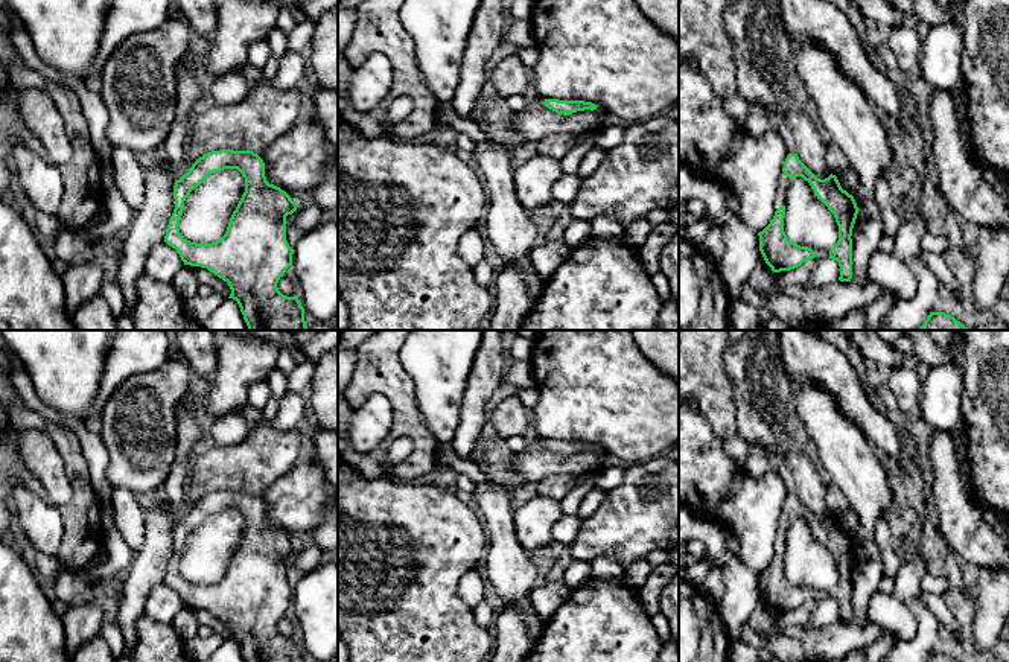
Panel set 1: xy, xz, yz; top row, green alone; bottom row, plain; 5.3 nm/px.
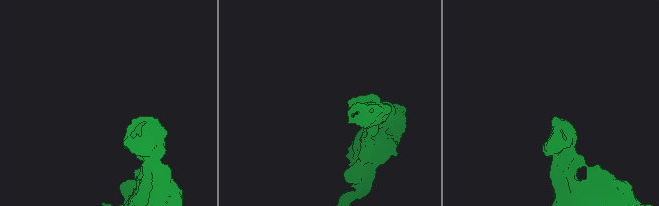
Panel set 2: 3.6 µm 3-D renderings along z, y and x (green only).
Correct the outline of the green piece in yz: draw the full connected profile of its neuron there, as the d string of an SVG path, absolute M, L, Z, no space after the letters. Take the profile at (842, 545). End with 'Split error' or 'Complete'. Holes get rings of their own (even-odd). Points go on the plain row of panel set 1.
M788 495L778 524L775 539L775 557L770 565L758 574L759 592L773 613L790 612L817 595L808 589L791 583L784 572L785 533L793 519L802 517L810 524L817 540L820 540L834 555L839 566L839 581L829 590L829 600L839 603L840 622L852 619L852 569L858 555L858 548L852 536L842 530L836 516L825 520L817 519L797 498Z. Split error

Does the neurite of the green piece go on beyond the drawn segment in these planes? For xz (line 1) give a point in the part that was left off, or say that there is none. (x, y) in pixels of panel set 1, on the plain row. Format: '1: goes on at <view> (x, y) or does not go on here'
1: does not go on here

